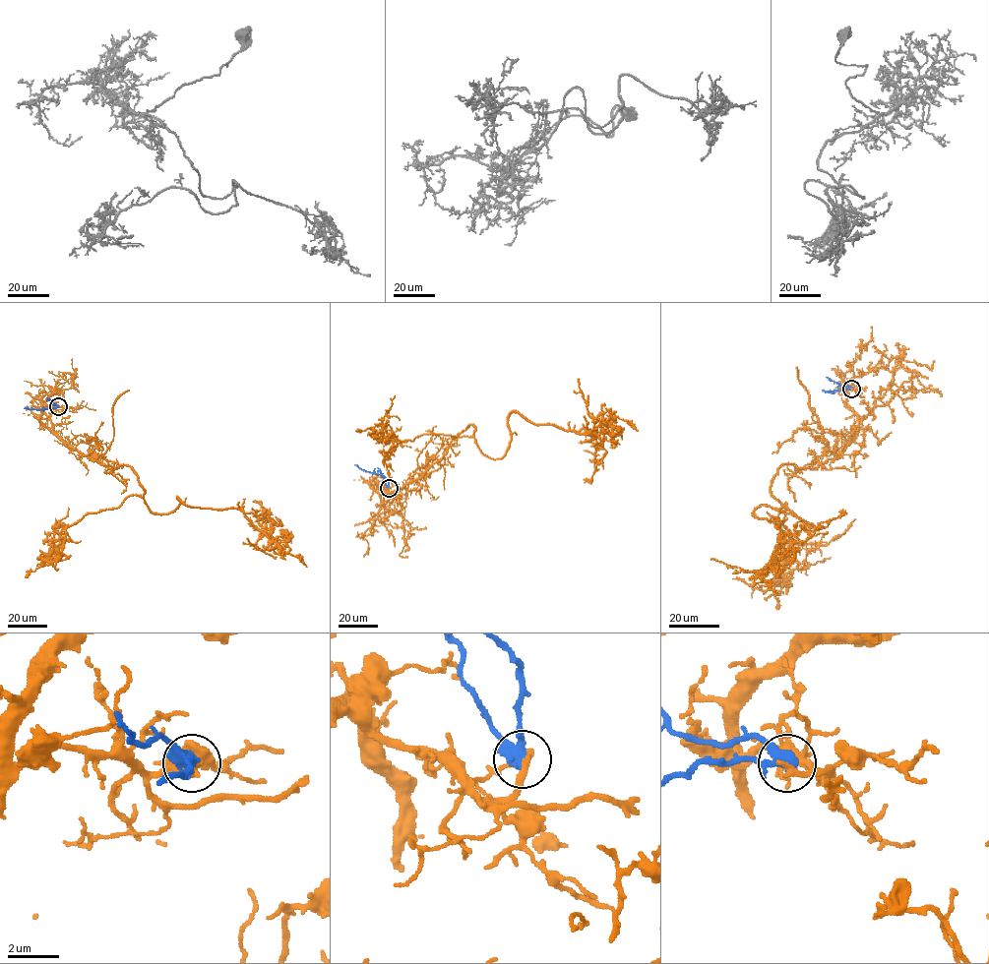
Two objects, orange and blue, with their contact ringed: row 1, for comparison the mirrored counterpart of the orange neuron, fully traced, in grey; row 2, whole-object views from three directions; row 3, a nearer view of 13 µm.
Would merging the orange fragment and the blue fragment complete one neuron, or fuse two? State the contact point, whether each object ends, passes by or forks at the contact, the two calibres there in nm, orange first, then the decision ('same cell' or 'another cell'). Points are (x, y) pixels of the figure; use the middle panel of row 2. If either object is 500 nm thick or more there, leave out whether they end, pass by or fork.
at (389, 488); orange ends there; blue forks there; 280 nm thick on the orange side, 360 nm on the other; another cell

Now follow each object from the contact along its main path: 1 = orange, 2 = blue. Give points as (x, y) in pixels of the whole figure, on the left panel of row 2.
1: (58, 406), (38, 419), (91, 459), (127, 464), (152, 512), (177, 497), (238, 509), (269, 544), (247, 539)
2: (58, 406), (24, 408)

